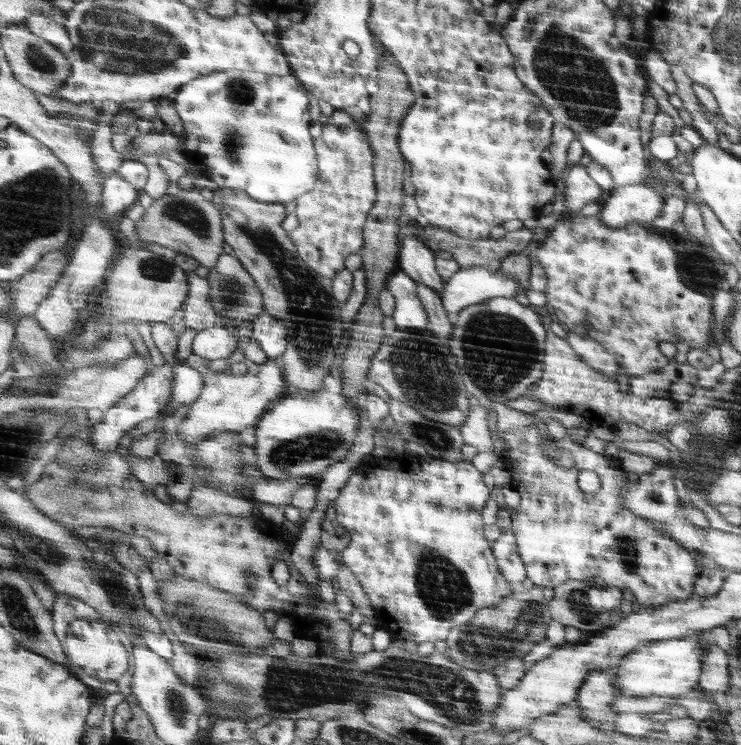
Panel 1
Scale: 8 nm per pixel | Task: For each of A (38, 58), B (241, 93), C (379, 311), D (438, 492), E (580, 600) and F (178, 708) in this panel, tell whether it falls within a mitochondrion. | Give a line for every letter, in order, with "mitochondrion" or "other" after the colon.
A: mitochondrion
B: mitochondrion
C: other
D: other
E: mitochondrion
F: mitochondrion

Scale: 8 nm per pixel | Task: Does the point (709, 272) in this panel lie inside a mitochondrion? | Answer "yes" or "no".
yes

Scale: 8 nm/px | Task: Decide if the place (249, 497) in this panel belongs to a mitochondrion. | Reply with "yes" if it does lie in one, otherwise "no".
no

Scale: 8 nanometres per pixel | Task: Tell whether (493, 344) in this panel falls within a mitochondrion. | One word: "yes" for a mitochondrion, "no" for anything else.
yes

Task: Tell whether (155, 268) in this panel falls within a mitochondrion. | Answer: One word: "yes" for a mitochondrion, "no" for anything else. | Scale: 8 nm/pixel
yes

